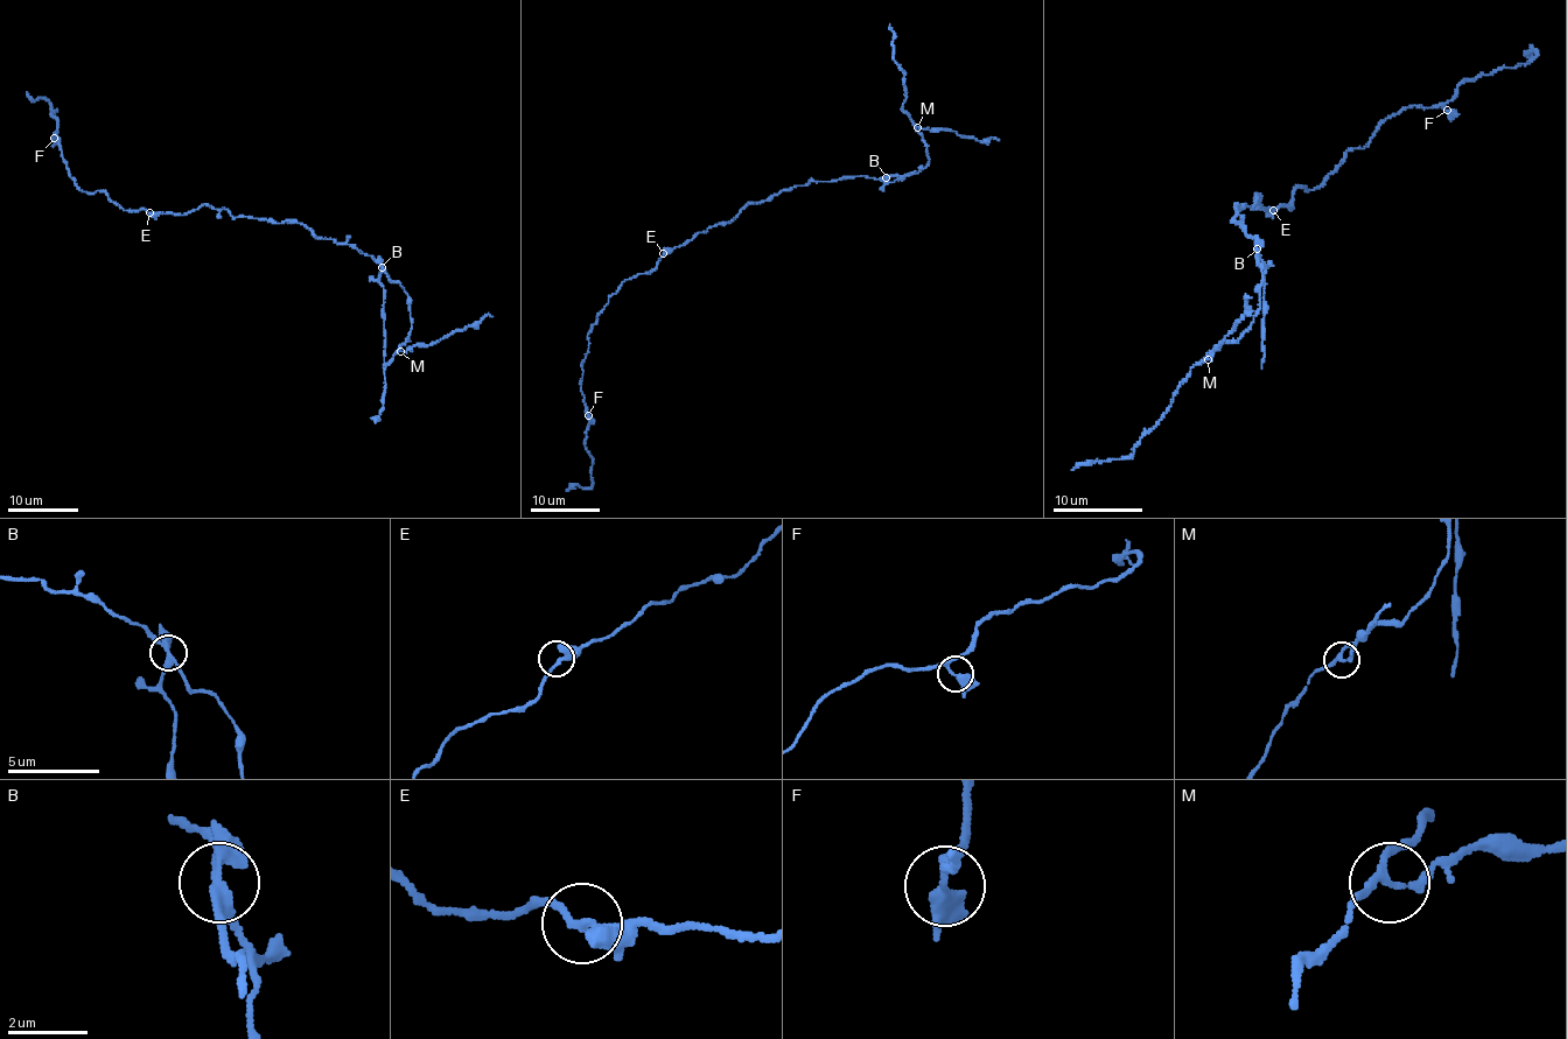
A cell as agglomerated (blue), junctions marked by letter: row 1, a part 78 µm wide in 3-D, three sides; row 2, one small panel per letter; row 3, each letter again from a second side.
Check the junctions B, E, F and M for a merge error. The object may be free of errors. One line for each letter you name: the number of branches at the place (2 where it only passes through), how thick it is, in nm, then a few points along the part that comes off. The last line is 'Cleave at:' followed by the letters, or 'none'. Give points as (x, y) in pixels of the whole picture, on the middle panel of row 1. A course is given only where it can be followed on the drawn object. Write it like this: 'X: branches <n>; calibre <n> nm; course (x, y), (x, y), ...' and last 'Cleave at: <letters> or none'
B: branches 3; calibre 280 nm; course (886, 177), (889, 182), (915, 170)
Cleave at: B

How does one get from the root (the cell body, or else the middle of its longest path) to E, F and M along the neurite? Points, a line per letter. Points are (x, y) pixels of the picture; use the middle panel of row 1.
E: (739, 212), (728, 223), (719, 223), (663, 253)
F: (739, 212), (670, 250), (608, 299), (587, 336), (581, 390), (588, 415)
M: (739, 212), (810, 181), (916, 173), (929, 161), (917, 127)

